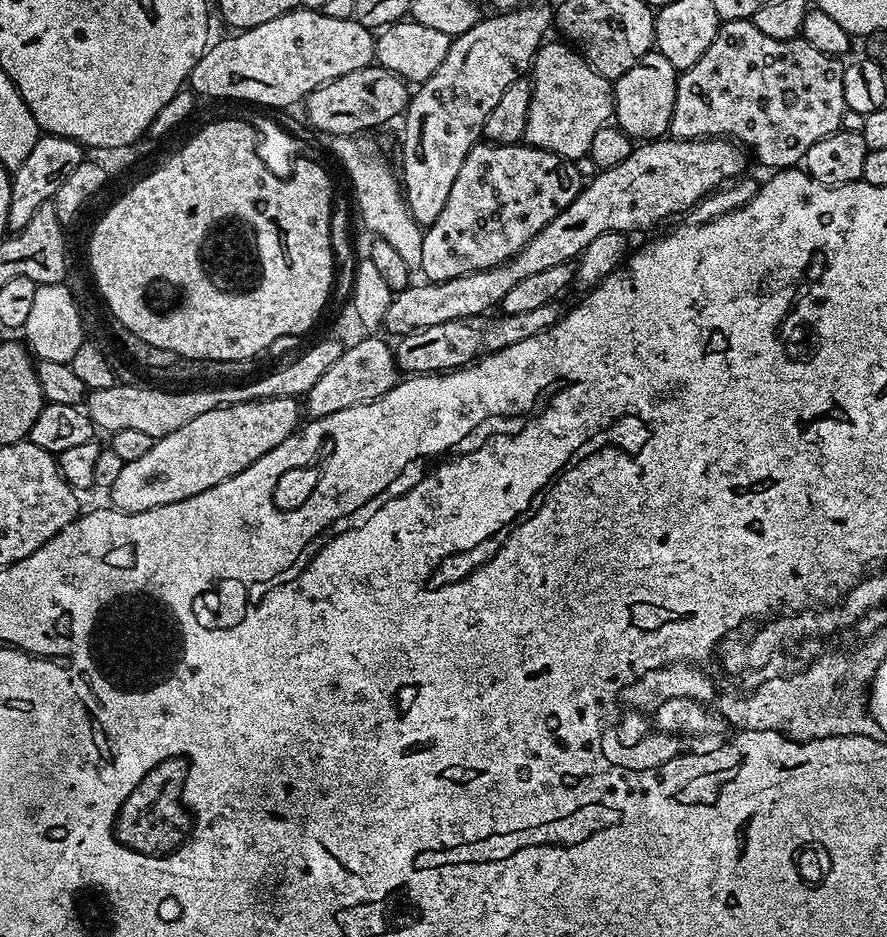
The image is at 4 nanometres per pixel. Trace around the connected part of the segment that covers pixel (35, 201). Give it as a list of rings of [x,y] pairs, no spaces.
[[[41,134],[34,142],[34,150],[22,161],[10,176],[10,210],[8,211],[8,232],[18,232],[30,218],[34,218],[38,206],[49,203],[54,194],[58,194],[58,186],[66,182],[66,178],[86,158],[84,145],[70,138]]]

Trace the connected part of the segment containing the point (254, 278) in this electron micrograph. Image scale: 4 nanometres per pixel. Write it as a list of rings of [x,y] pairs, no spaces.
[[[220,216],[220,220],[212,220],[208,228],[204,228],[204,236],[200,236],[200,244],[196,244],[196,260],[200,260],[200,272],[204,272],[204,280],[216,288],[216,292],[224,292],[224,296],[248,296],[248,292],[256,292],[260,284],[264,284],[264,260],[260,260],[260,236],[256,236],[256,224],[252,220],[244,220],[244,216]]]

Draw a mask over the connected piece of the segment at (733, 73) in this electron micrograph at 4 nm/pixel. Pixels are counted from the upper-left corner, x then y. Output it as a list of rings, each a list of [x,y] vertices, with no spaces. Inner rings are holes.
[[[751,19],[746,20],[725,20],[720,25],[718,34],[714,42],[710,42],[710,50],[694,62],[694,66],[683,69],[677,79],[677,94],[674,102],[673,116],[670,118],[668,132],[677,140],[702,139],[704,137],[725,137],[730,141],[739,142],[751,155],[756,155],[756,160],[760,164],[765,164],[768,170],[779,170],[799,165],[804,159],[806,150],[814,146],[814,142],[822,142],[830,134],[841,131],[844,114],[846,111],[846,94],[842,94],[842,78],[844,77],[844,64],[835,56],[822,54],[822,50],[814,50],[810,42],[803,38],[794,40],[779,40],[770,38],[754,26]]]

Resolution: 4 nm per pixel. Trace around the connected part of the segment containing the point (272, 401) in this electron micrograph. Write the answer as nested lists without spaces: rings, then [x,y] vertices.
[[[270,398],[206,410],[206,414],[198,414],[186,426],[153,439],[146,454],[134,458],[134,462],[124,462],[118,478],[107,489],[111,507],[117,512],[154,510],[154,506],[194,498],[194,494],[234,478],[234,474],[258,462],[262,454],[274,450],[278,442],[296,431],[302,420],[301,405],[299,408],[296,404],[299,403],[293,398]]]

